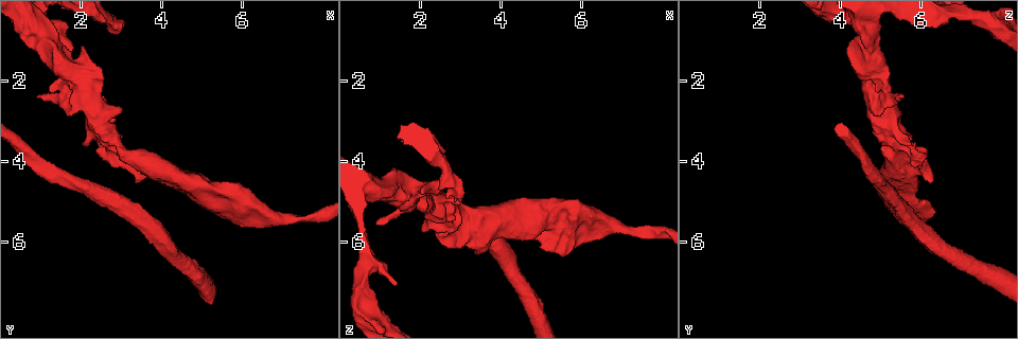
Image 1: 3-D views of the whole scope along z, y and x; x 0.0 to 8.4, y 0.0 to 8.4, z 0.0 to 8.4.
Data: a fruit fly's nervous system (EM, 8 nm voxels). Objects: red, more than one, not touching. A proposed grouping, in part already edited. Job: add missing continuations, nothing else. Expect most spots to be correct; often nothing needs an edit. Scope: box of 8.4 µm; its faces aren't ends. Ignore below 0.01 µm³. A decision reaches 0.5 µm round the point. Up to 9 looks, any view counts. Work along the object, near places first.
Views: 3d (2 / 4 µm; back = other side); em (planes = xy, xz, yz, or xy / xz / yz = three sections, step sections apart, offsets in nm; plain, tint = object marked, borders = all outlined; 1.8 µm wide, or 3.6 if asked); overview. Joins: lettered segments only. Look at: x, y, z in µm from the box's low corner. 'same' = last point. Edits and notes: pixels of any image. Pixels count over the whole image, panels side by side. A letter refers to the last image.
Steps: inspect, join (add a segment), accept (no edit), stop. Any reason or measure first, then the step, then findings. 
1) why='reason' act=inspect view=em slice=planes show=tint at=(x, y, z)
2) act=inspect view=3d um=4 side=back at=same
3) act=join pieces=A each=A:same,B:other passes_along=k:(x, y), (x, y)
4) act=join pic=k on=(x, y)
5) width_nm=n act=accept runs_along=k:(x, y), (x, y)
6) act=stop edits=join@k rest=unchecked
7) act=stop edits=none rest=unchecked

why='stops while still wide' act=inspect view=em slice=planes show=tint at=(2.05, 3.60, 5.70)

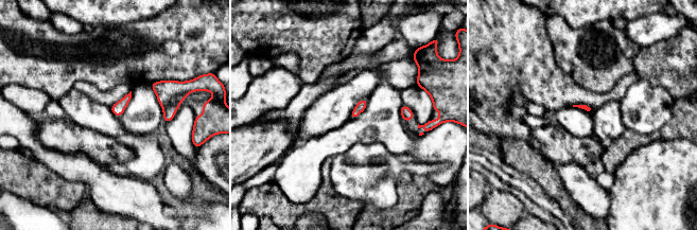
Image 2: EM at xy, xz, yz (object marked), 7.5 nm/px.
why='what lies round it' act=inspect view=em slice=planes show=borders at=same

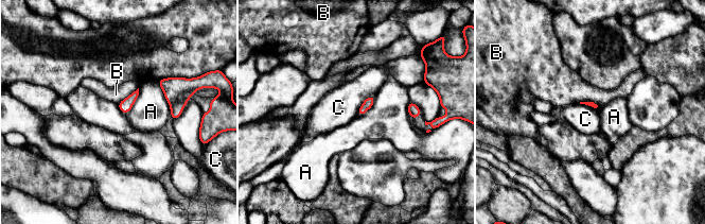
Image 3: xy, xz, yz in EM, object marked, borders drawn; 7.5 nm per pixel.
act=accept each=A:other,B:other,C:other border=3:(373, 95), (364, 101), (356, 115) found='none of them fits'

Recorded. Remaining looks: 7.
act=inspect view=3d um=2 side=back at=(1.20, 2.25, 4.80)

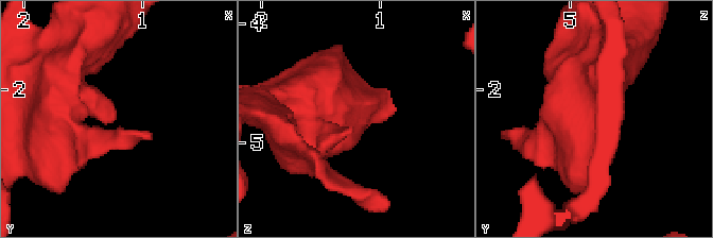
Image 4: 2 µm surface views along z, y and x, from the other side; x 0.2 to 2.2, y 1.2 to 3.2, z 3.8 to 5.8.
why='shape alone is not enough' act=inspect view=em um=3.6 slice=planes show=tint at=(1.22, 2.24, 4.88)

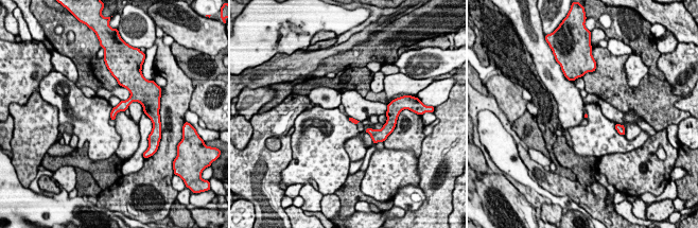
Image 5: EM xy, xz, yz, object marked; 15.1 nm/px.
why='see the neighbours' act=inspect view=em um=3.6 slice=planes show=borders at=same

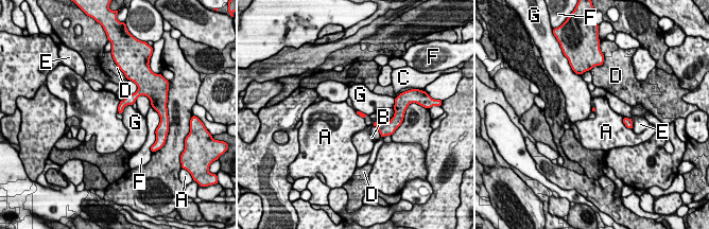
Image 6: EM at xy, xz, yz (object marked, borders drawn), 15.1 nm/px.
longest_contact=G:240nm act=accept each=A:other,B:other,C:other,D:other,E:other,F:other,G:other runs_along=6:(141, 92), (126, 101), (120, 109) found='none of them fits'

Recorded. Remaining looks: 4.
why='an open end' act=inspect view=em slice=yz step=16 show=borders at=(3.00, 0.75, 4.95)

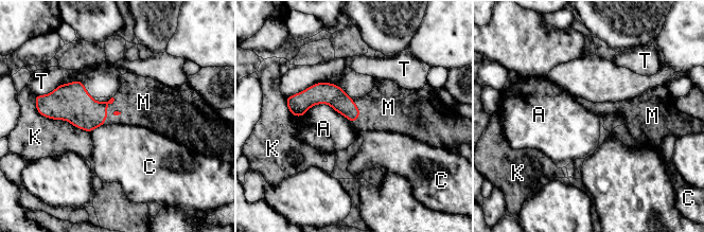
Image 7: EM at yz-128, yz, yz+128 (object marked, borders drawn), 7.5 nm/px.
why='another direction' act=inspect view=em slice=xz step=8 show=borders at=same

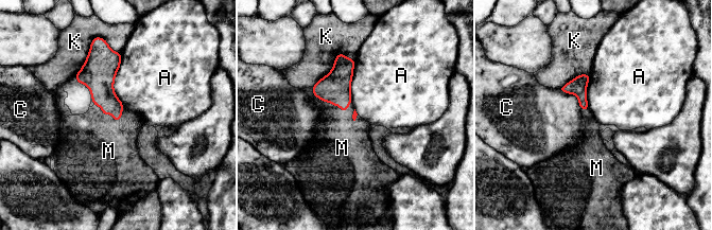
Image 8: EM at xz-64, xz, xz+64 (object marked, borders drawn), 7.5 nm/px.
act=join pieces=M each=A:other,C:other,K:other,M:same passes_along=8:(100, 82), (106, 113), (103, 146) found='it goes on there'

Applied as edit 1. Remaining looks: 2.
act=stop edits=join@8 rest=unchecked

